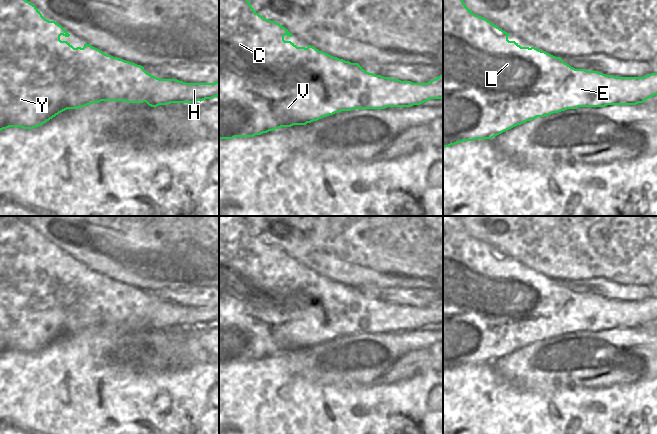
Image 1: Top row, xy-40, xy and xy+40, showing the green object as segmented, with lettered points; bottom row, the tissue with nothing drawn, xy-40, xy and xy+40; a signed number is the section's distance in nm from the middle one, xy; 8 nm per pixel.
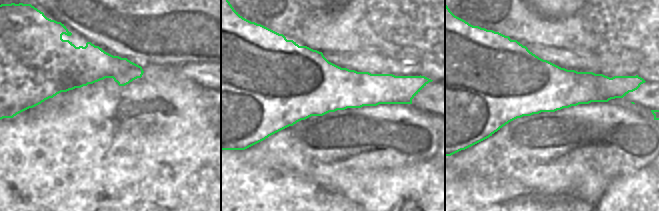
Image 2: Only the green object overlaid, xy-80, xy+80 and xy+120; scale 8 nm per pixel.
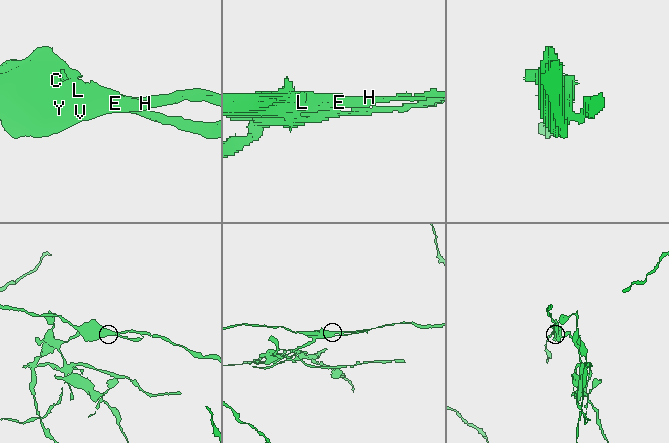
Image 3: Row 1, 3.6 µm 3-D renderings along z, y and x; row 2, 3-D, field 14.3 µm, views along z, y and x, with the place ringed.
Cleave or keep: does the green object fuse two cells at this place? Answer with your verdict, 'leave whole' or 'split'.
split

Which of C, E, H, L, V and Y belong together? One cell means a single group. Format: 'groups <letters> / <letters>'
groups C E H L / V Y

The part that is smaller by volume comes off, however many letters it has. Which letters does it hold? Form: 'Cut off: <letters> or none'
Cut off: C, E, H, L

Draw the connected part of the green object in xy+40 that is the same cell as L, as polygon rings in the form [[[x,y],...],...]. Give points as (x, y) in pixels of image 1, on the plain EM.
[[[443,216],[443,289],[447,291],[465,291],[470,294],[470,287],[479,283],[483,287],[490,281],[492,292],[496,295],[525,295],[532,302],[532,306],[543,310],[546,306],[548,310],[554,310],[553,319],[559,319],[561,313],[573,313],[574,317],[581,322],[578,324],[579,331],[605,331],[607,329],[636,329],[643,327],[647,323],[657,319],[657,297],[651,297],[643,301],[615,301],[605,299],[597,295],[587,295],[585,293],[575,293],[565,287],[560,281],[555,281],[545,275],[541,275],[534,270],[521,271],[515,265],[509,265],[510,258],[503,255],[487,243],[475,239],[463,226],[459,216]]]

